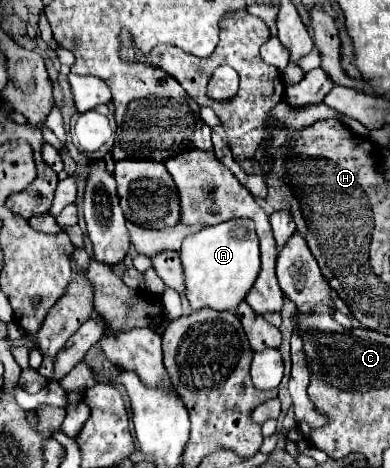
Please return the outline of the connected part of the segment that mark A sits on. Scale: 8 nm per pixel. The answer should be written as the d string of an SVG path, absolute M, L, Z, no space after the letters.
M231 219L185 237L179 257L185 277L185 297L193 311L203 307L215 311L235 311L253 287L261 267L255 225L249 219Z

